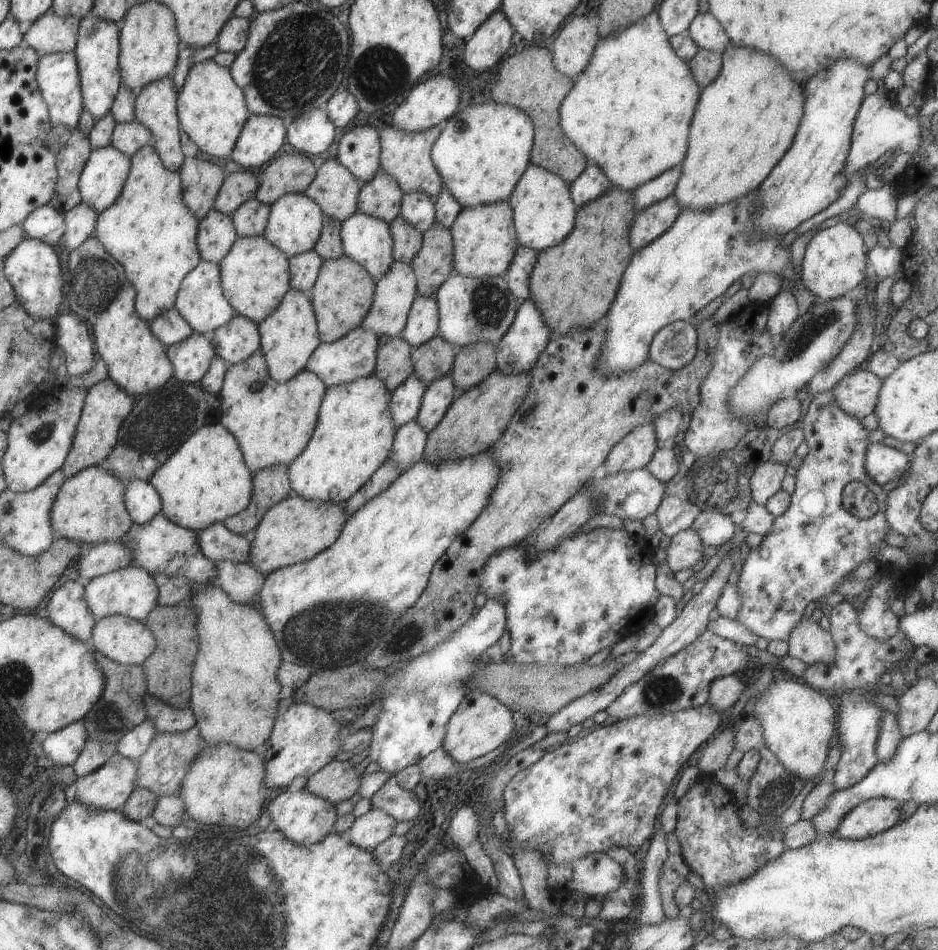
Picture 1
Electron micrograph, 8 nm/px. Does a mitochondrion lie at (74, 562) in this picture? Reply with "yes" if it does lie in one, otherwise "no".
no

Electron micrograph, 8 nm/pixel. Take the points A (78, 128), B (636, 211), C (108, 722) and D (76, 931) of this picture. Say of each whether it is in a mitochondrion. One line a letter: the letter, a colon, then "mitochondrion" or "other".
A: other
B: other
C: mitochondrion
D: mitochondrion

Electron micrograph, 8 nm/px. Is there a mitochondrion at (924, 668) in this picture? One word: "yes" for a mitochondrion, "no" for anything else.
no

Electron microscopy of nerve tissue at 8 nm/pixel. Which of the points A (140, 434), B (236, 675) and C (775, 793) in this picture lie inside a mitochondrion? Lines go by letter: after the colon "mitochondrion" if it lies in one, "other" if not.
A: mitochondrion
B: other
C: mitochondrion

